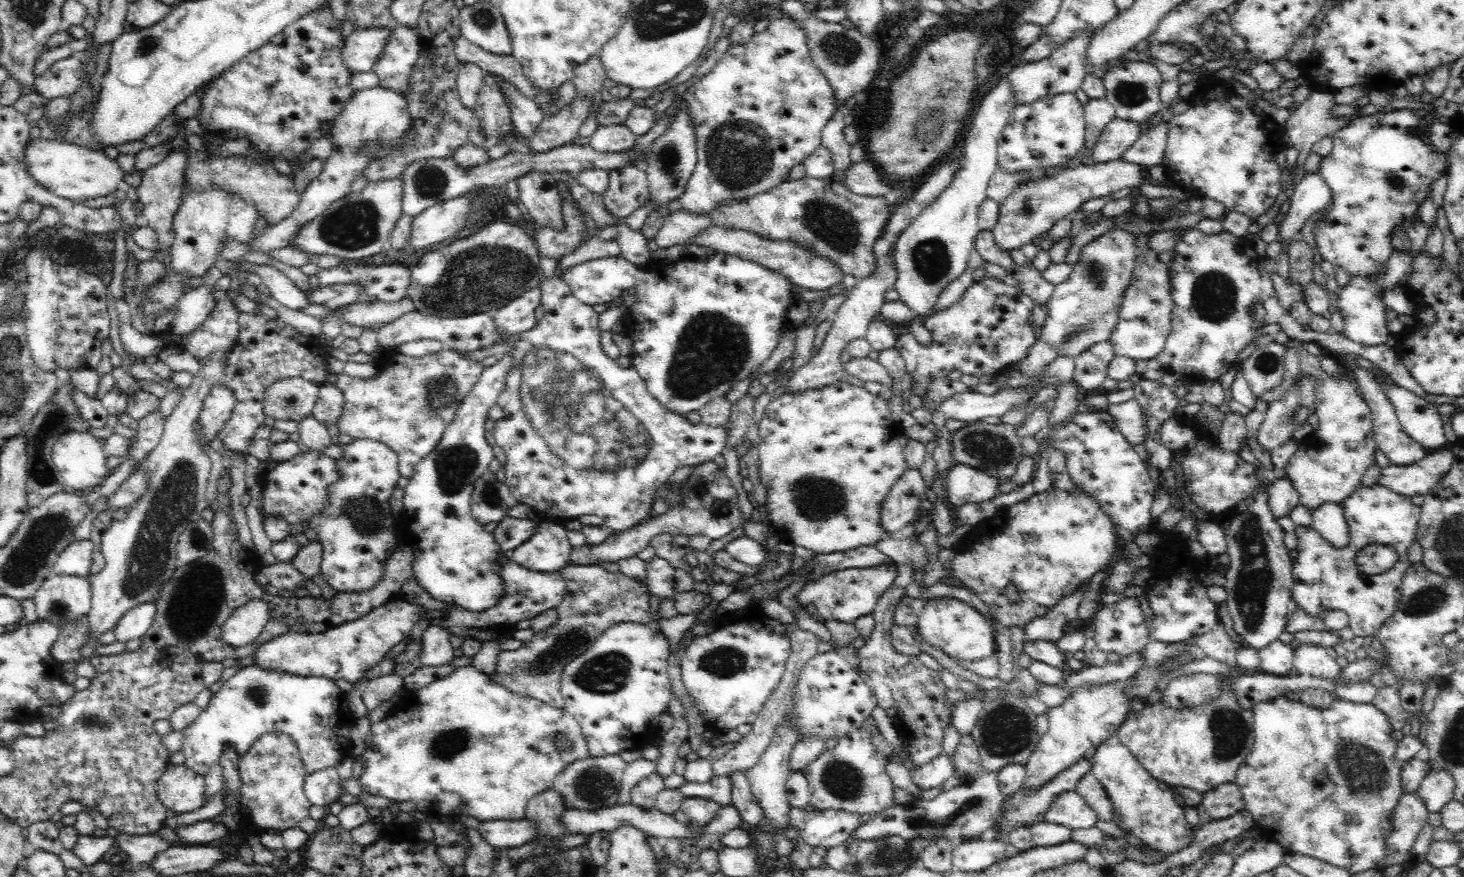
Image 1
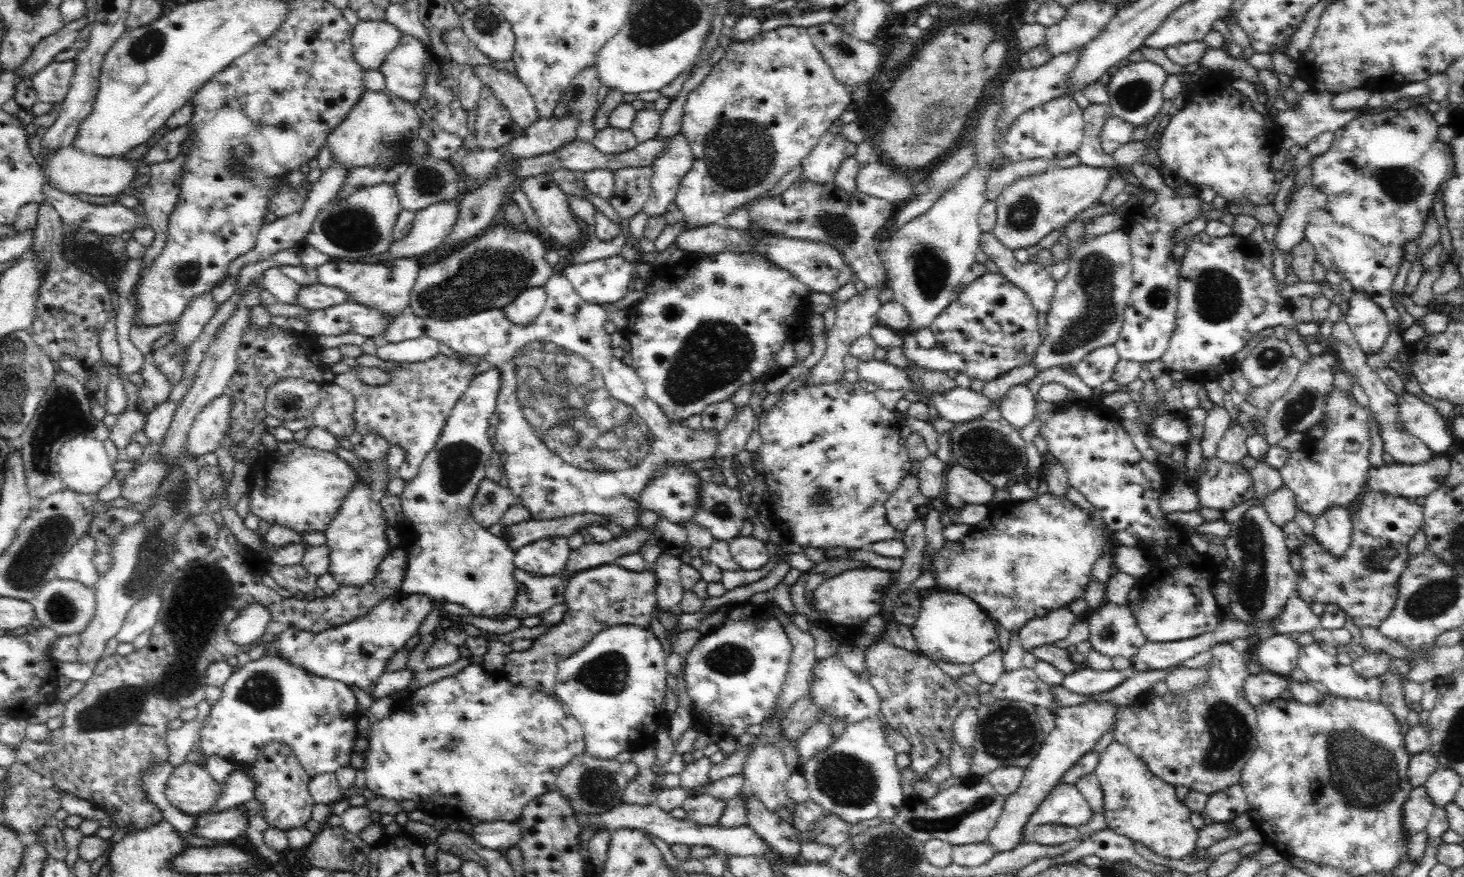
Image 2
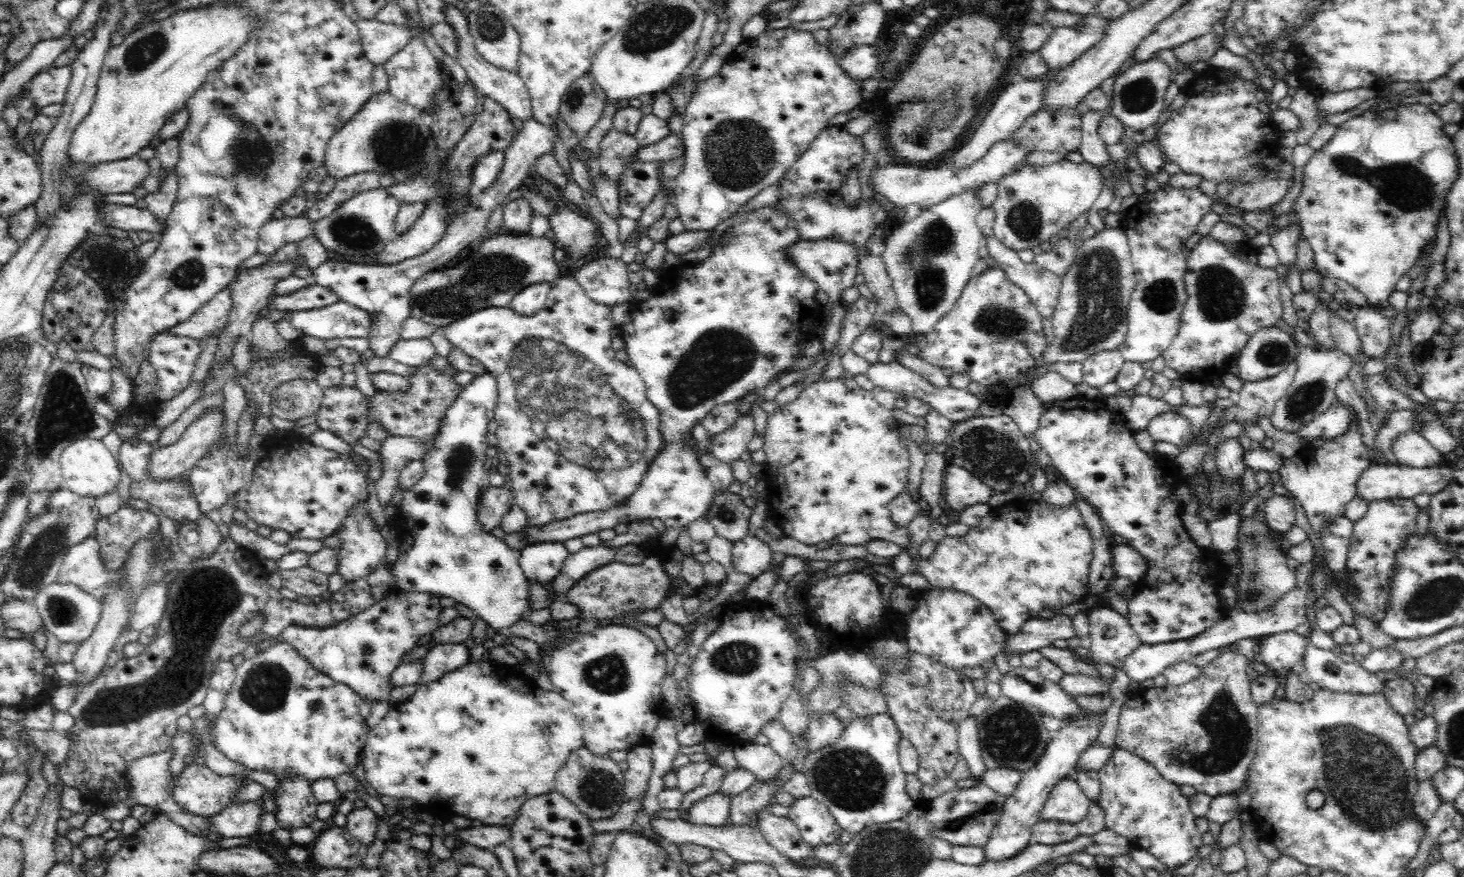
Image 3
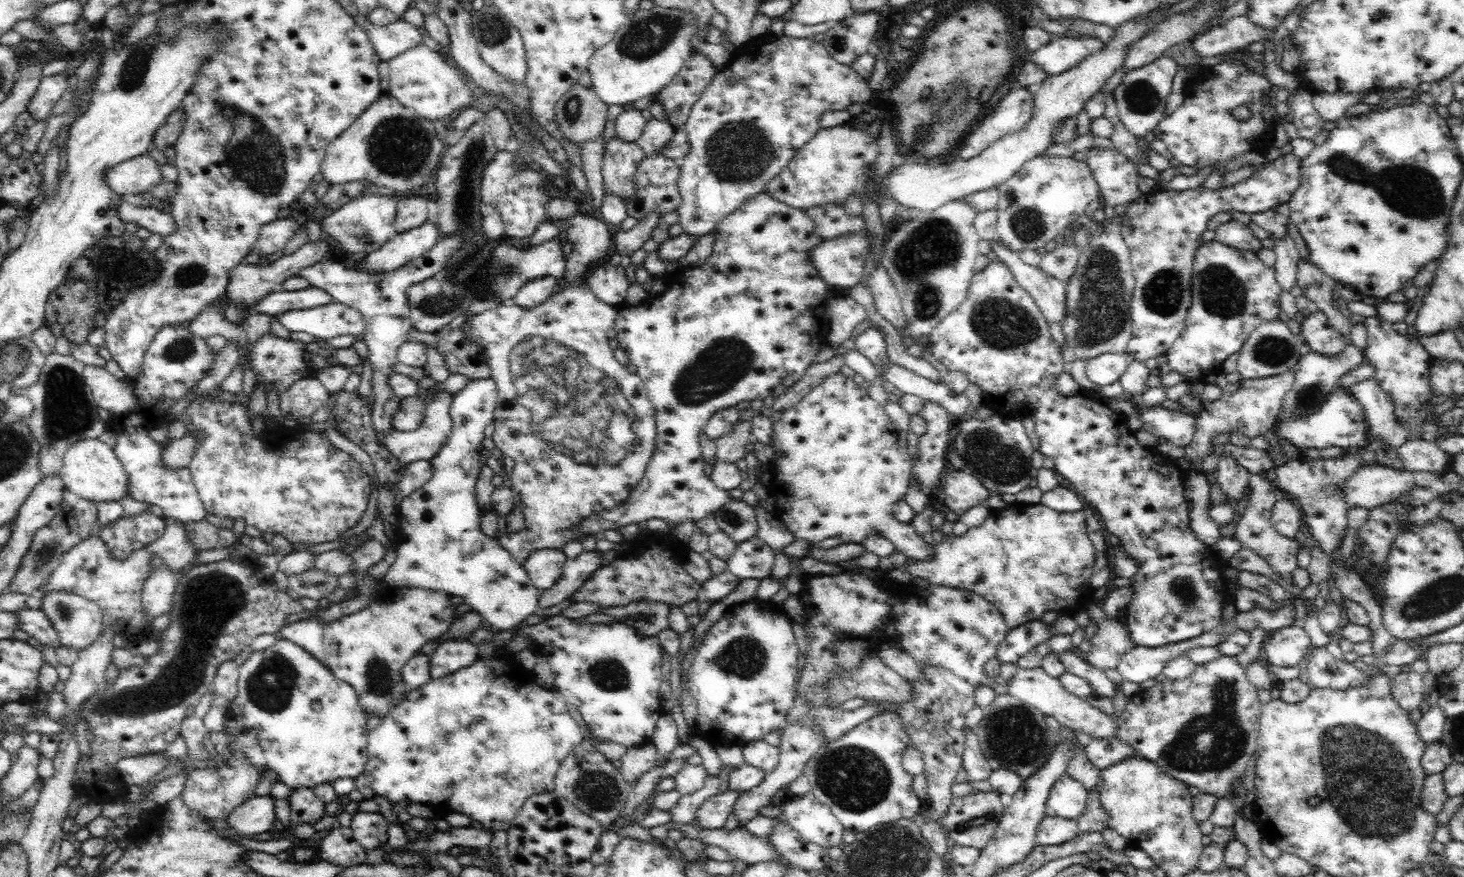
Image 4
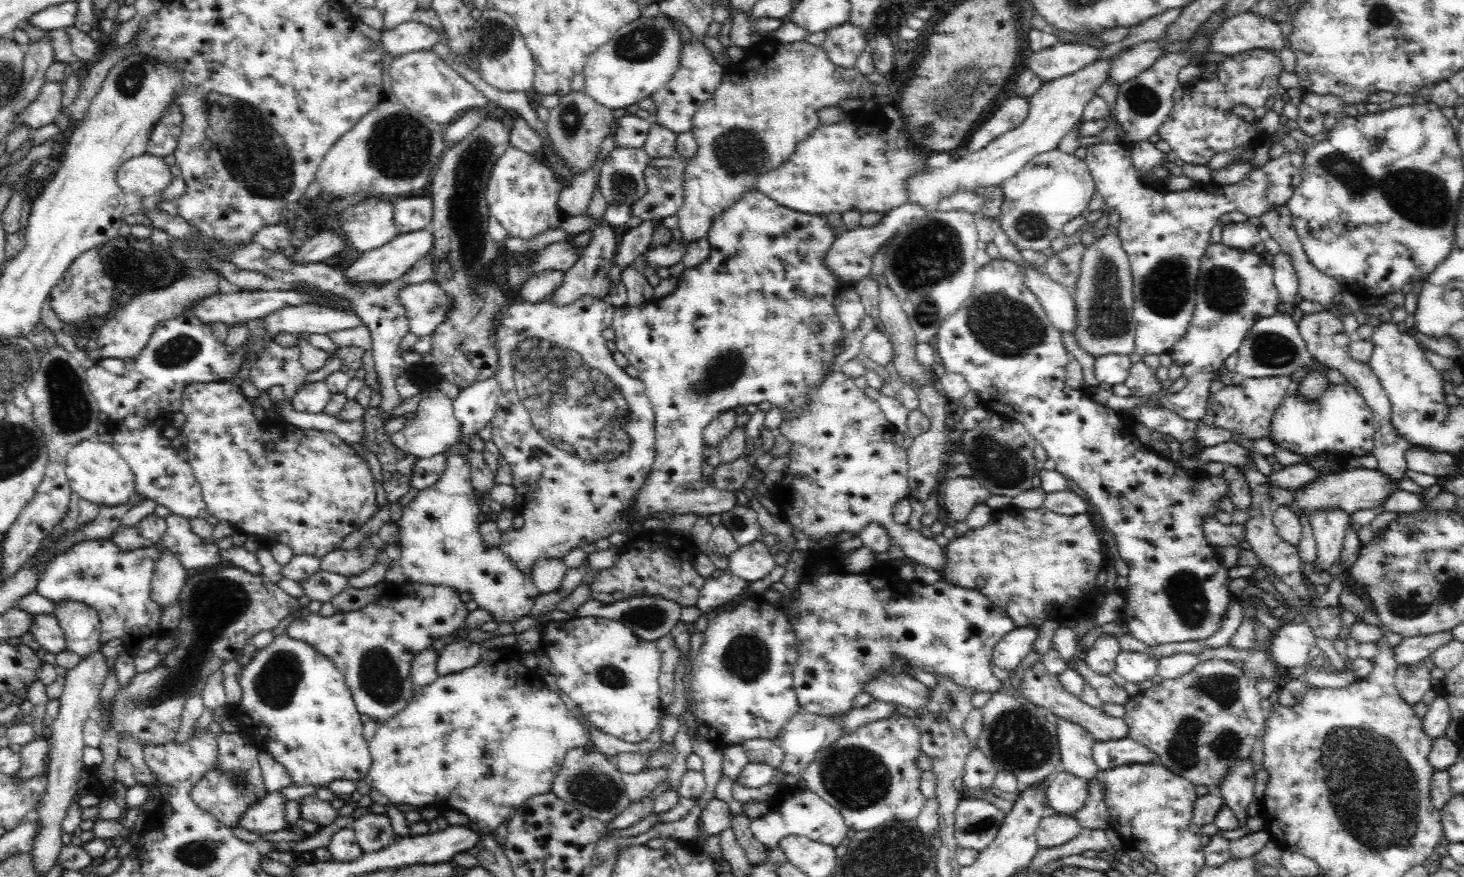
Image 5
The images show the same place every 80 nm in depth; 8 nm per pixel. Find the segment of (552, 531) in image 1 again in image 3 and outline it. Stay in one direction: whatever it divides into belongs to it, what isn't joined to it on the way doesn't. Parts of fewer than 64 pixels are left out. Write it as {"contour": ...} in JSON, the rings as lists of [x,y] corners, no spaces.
{"contour":[[[538,542],[519,551],[518,564],[528,581],[548,585],[560,574],[568,555],[564,542]]]}

